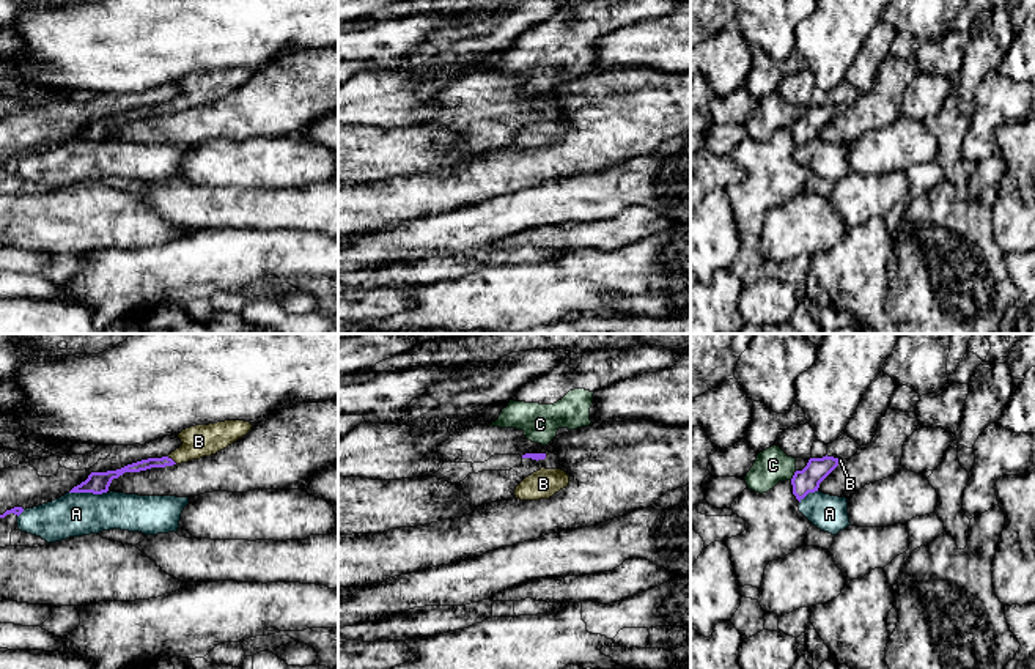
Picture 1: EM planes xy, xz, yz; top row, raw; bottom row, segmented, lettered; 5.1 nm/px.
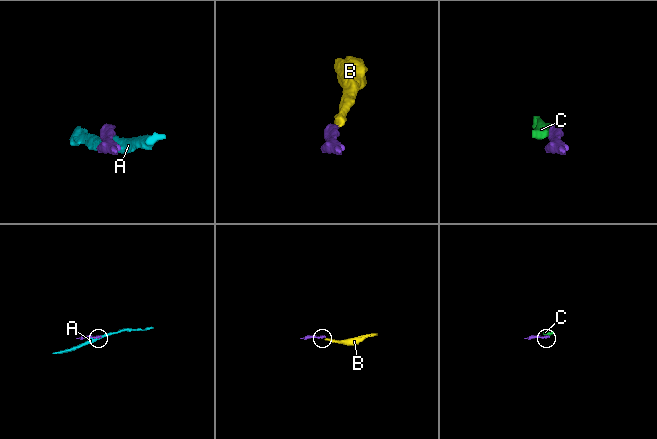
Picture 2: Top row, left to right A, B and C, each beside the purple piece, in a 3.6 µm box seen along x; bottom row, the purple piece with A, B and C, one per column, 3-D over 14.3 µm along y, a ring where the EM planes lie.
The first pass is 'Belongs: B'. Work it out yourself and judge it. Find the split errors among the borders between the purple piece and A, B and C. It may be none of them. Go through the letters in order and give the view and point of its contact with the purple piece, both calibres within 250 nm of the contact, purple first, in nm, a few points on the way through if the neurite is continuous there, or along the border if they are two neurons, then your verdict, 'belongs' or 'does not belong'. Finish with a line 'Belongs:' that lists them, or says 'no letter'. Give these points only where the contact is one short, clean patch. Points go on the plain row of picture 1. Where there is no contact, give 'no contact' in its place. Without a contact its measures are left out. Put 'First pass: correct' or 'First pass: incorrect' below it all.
A: xy (88, 139) | 110/220 nm | does not belong
B: xy (170, 106) | 60/170 nm | across xy (143, 112), (161, 110), (170, 106), (183, 103), (198, 88) | belongs
C: yz (793, 123) | 130/180 nm | along yz (796, 118), (790, 126) | does not belong
Belongs: B
First pass: correct

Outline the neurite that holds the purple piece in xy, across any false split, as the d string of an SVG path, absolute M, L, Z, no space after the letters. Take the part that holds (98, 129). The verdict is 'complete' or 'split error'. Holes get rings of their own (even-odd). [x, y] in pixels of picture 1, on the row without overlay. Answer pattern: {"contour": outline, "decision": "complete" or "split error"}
{"contour": "M225 68L186 76L178 82L182 93L171 99L168 104L142 107L116 118L91 120L85 129L74 134L69 140L102 142L109 139L112 128L118 126L124 120L140 120L151 115L165 115L215 102L217 99L227 96L245 83L252 74L253 72L250 69L244 68Z", "decision": "split error"}

